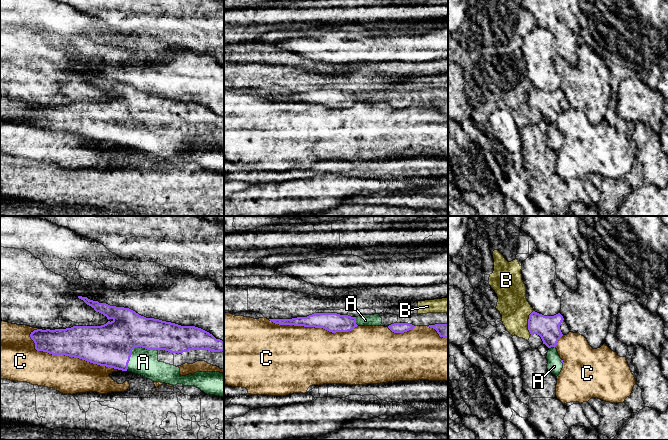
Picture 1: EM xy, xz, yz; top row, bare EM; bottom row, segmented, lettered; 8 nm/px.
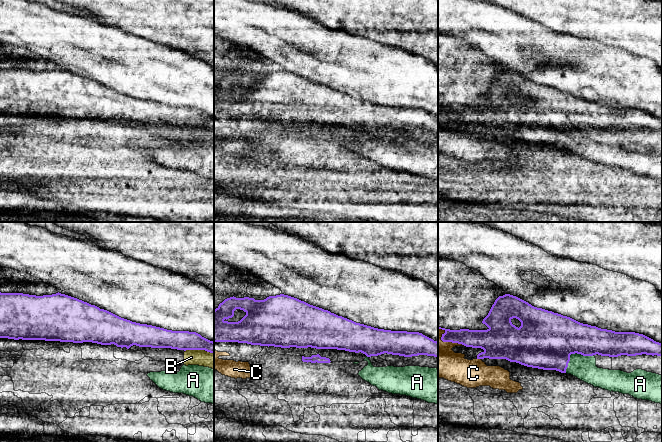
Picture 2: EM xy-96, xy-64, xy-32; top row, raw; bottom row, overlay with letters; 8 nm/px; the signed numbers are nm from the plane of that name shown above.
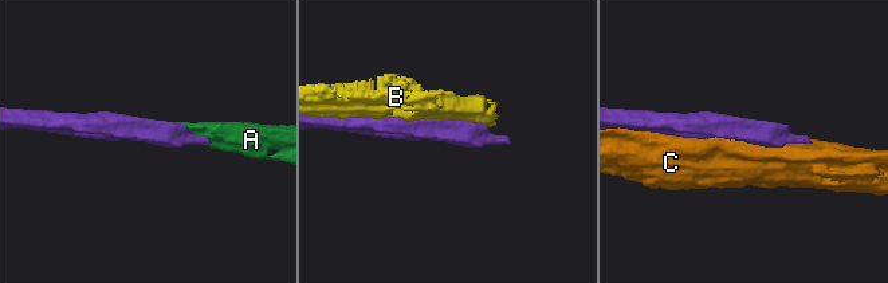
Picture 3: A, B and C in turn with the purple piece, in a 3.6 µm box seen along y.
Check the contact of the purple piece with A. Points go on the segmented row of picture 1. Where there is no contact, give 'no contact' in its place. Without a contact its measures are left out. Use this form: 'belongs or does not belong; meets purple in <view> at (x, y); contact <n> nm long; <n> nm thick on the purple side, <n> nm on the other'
belongs; meets purple in xy at (134, 347); contact 300 nm long; 340 nm thick on the purple side, 220 nm on the other

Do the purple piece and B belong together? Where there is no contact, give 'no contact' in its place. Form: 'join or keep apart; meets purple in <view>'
keep apart; meets purple in yz

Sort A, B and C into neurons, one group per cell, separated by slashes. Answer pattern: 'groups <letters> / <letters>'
groups A / B / C

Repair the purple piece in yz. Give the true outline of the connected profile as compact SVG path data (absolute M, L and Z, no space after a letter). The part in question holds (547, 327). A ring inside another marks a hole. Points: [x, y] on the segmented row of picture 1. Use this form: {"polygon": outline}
{"polygon": "M535 311L529 315L528 319L530 334L539 335L543 344L549 348L546 356L548 360L547 369L556 377L560 374L564 363L556 349L558 340L563 336L560 329L563 319L560 313L554 316L544 316Z"}

